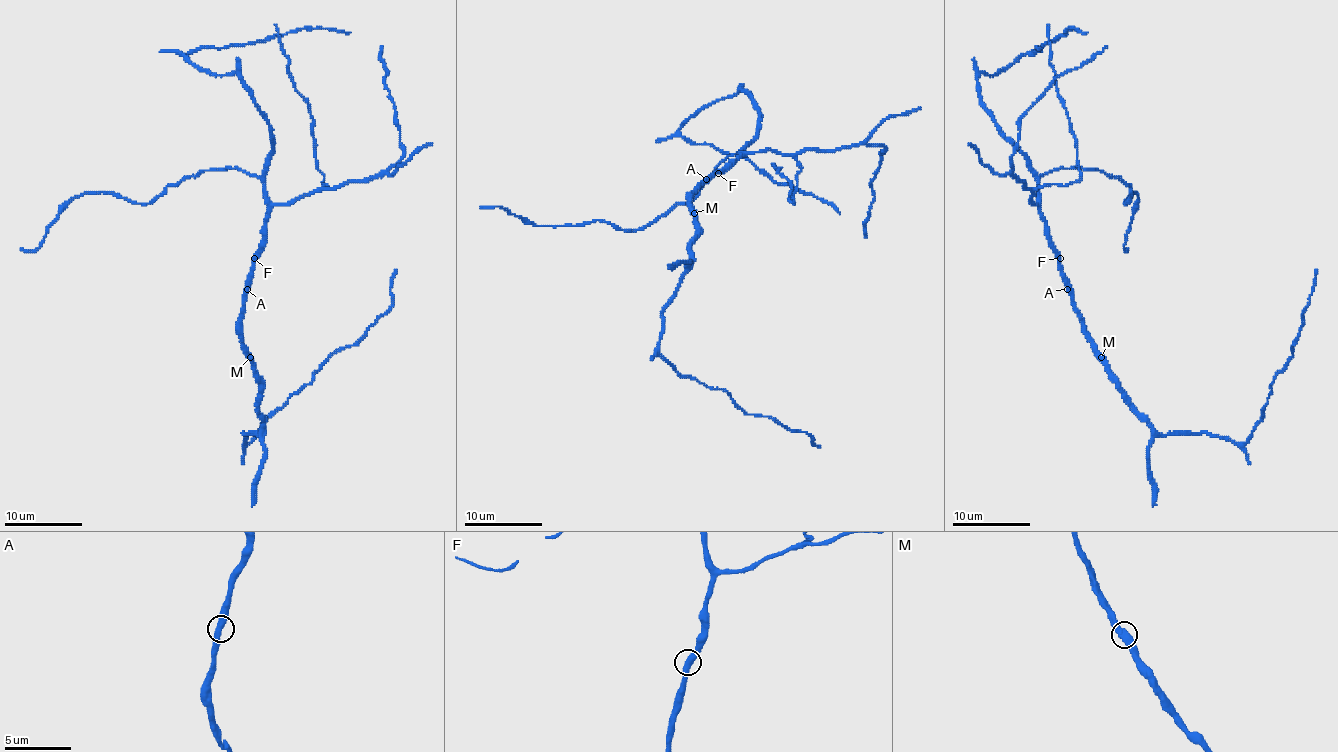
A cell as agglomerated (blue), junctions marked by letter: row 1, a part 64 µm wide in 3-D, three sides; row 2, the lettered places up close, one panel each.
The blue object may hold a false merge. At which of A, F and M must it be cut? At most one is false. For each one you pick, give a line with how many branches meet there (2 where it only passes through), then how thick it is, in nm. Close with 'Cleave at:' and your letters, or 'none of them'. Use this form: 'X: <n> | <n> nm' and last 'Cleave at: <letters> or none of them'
Cleave at: none of them

